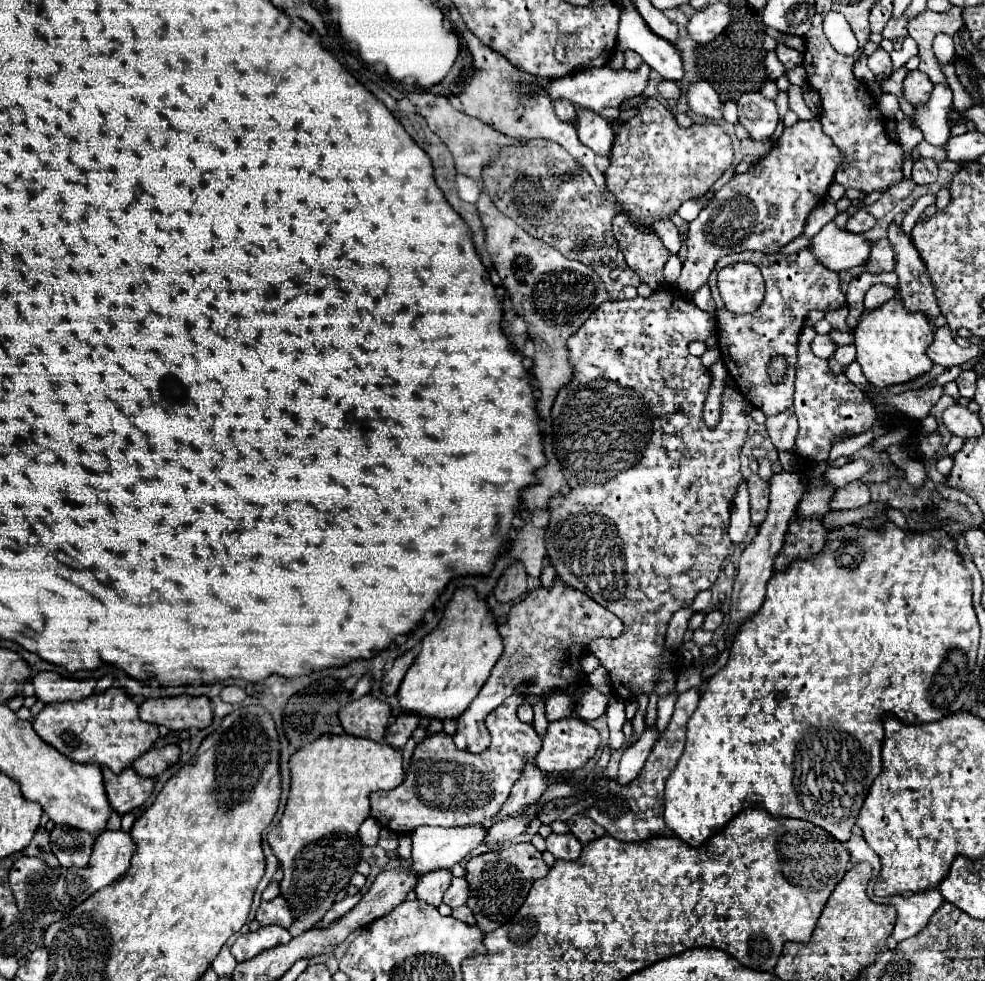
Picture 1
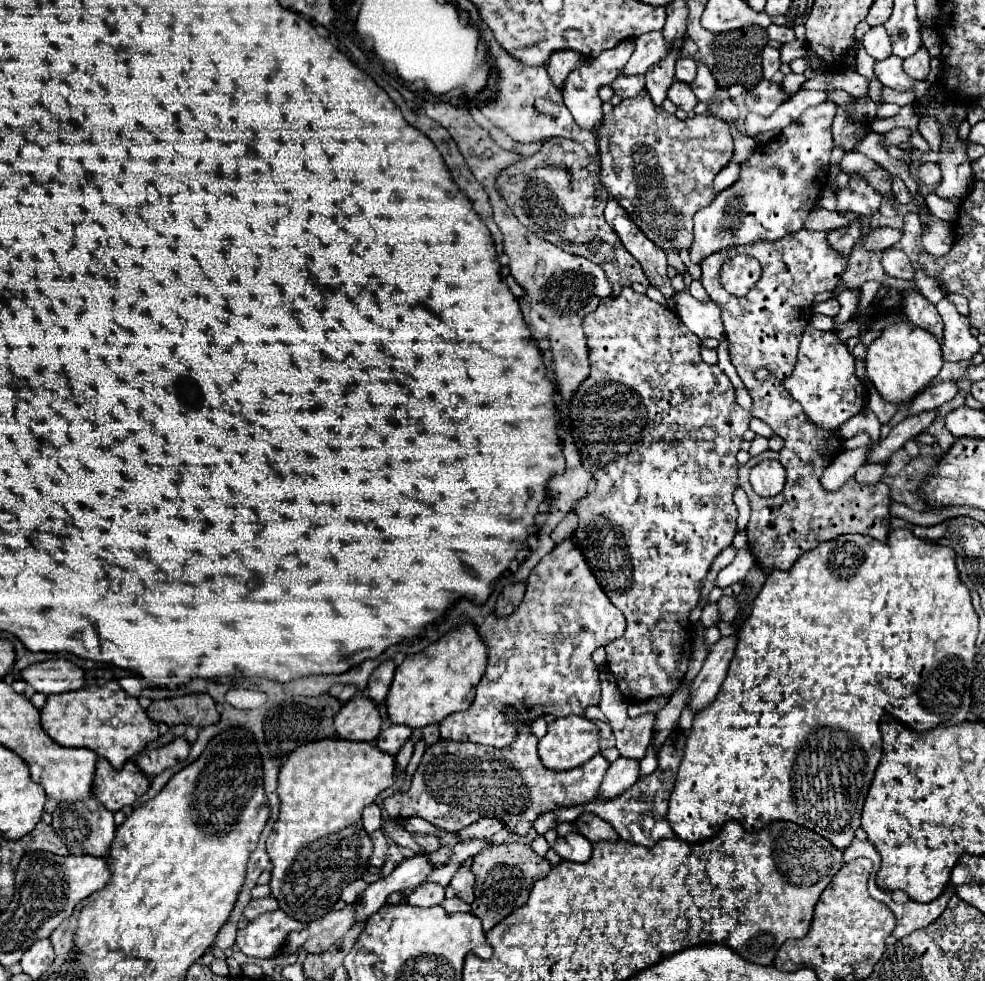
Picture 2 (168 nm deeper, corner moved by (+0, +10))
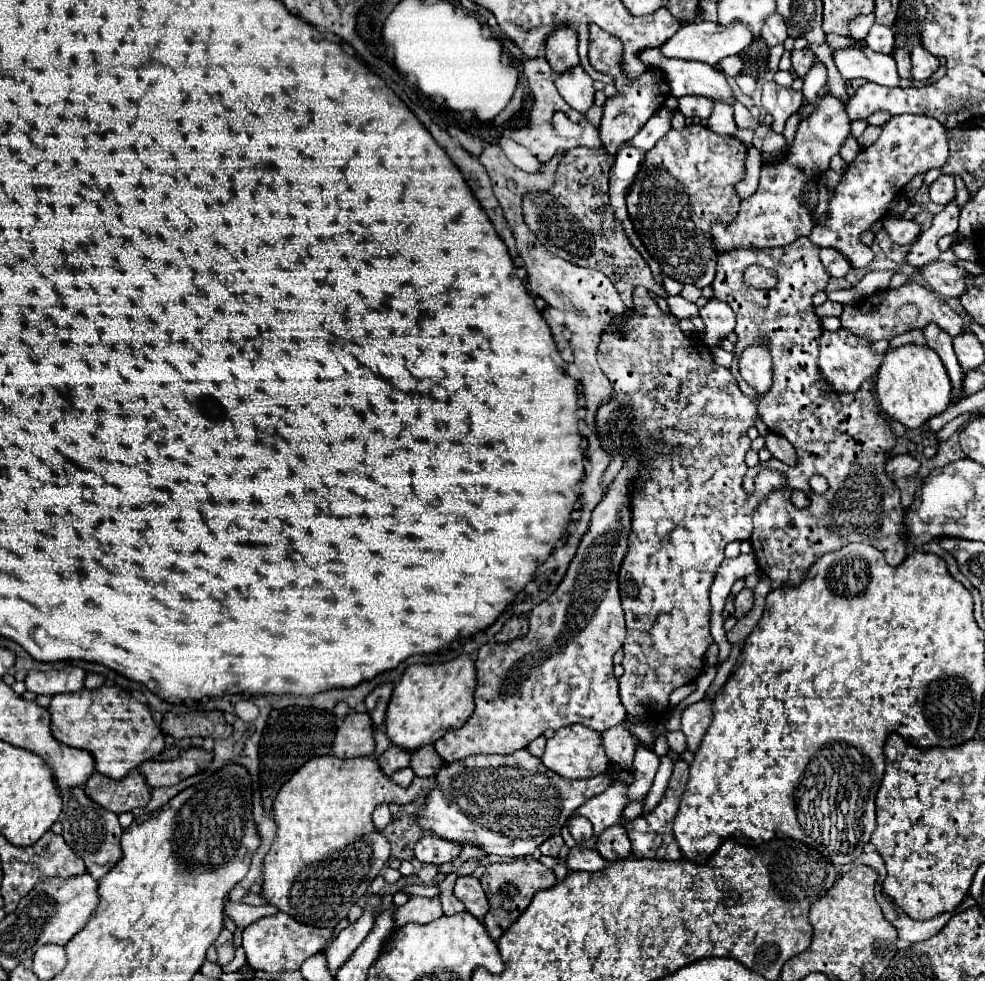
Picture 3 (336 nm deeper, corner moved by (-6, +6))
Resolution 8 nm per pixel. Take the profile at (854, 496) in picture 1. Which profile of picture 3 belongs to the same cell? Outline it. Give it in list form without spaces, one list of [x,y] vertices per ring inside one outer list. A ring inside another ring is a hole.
[[[902,454],[902,456],[892,456],[888,462],[886,462],[886,474],[890,480],[898,480],[898,478],[906,478],[906,476],[912,476],[916,474],[916,470],[920,468],[920,462],[914,460],[912,456],[908,454]]]

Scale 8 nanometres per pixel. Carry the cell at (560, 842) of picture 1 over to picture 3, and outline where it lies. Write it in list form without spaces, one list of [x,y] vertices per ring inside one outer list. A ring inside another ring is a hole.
[[[570,848],[568,858],[566,858],[566,866],[570,870],[586,870],[586,872],[598,872],[602,870],[606,864],[606,860],[600,856],[600,852],[596,852],[594,848]]]

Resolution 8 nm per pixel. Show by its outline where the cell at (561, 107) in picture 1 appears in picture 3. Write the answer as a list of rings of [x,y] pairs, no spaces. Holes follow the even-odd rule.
[[[558,28],[548,36],[546,60],[556,76],[578,66],[578,38],[572,28]]]

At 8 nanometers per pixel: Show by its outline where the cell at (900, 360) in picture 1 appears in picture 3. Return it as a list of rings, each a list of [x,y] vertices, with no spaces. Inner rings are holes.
[[[906,344],[900,348],[888,348],[882,356],[876,380],[876,396],[882,410],[892,420],[902,422],[906,428],[920,428],[928,418],[946,410],[952,400],[952,386],[942,360],[928,346]]]

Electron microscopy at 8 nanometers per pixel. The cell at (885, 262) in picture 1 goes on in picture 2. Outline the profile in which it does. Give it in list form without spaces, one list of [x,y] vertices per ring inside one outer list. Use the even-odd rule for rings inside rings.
[[[890,248],[884,252],[884,258],[882,258],[882,266],[884,270],[894,276],[894,278],[902,278],[902,280],[914,280],[914,266],[910,262],[910,258],[898,250],[898,248]]]

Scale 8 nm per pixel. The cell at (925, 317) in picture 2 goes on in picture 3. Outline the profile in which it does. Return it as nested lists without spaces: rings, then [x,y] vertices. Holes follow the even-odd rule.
[[[928,324],[922,328],[924,336],[926,336],[926,344],[930,348],[934,348],[938,352],[938,356],[942,358],[948,376],[952,380],[952,392],[956,398],[960,398],[960,388],[962,388],[962,378],[964,378],[964,370],[960,368],[954,348],[952,348],[952,338],[948,336],[948,332],[944,332],[942,328],[936,328],[936,324]]]

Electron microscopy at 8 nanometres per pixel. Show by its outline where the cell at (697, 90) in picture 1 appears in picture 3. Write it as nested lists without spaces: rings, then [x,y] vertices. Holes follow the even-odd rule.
[[[738,100],[734,102],[734,120],[736,120],[736,126],[740,129],[756,128],[758,126],[758,120],[754,120],[750,110]]]

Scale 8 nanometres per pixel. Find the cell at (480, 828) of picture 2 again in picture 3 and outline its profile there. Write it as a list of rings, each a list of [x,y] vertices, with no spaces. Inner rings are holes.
[[[424,836],[422,840],[418,840],[414,854],[420,862],[432,862],[440,866],[444,862],[456,860],[462,848],[464,844],[452,844],[452,840],[444,840],[438,836]]]

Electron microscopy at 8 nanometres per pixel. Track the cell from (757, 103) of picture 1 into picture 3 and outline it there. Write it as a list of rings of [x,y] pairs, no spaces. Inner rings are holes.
[[[766,82],[764,90],[762,90],[762,108],[772,114],[774,124],[772,130],[774,132],[782,132],[784,130],[784,122],[788,120],[788,116],[792,116],[800,104],[804,102],[802,92],[794,92],[792,88],[784,88],[778,86],[776,82]]]

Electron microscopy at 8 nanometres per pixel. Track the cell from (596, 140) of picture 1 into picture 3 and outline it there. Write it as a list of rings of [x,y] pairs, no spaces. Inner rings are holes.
[[[576,66],[570,72],[564,72],[556,78],[556,88],[560,96],[580,114],[586,114],[594,104],[594,80],[584,72],[584,68]]]

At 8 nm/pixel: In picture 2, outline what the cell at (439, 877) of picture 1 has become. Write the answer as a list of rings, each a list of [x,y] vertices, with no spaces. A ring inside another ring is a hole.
[[[422,884],[420,888],[416,888],[414,894],[408,896],[408,904],[410,906],[420,906],[420,908],[430,908],[430,906],[438,906],[444,900],[444,888],[440,884]]]

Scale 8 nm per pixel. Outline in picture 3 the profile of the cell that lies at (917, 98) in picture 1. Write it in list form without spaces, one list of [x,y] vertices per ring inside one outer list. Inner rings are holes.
[[[916,46],[912,50],[912,80],[928,80],[938,70],[938,66],[938,58],[922,46]]]

